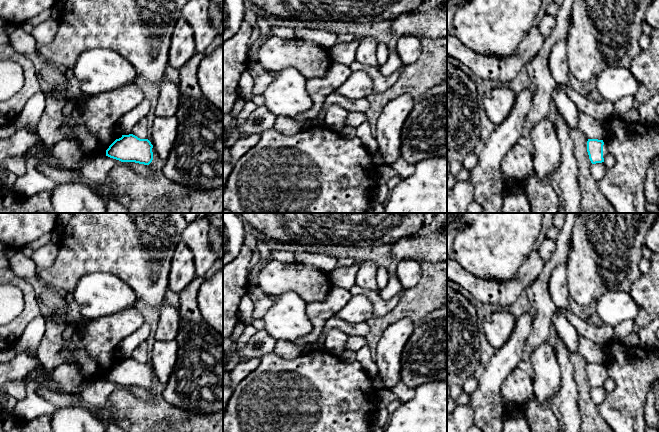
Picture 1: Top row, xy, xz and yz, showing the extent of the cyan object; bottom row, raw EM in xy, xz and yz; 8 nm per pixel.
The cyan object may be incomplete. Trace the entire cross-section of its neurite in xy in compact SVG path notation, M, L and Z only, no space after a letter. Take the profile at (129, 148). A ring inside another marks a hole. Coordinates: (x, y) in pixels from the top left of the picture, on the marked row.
M133 134L122 135L106 150L106 156L121 162L135 162L149 165L153 160L153 145L148 139Z

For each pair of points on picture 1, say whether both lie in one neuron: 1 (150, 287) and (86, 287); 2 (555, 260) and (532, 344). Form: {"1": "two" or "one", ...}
{"1": "two", "2": "one"}

